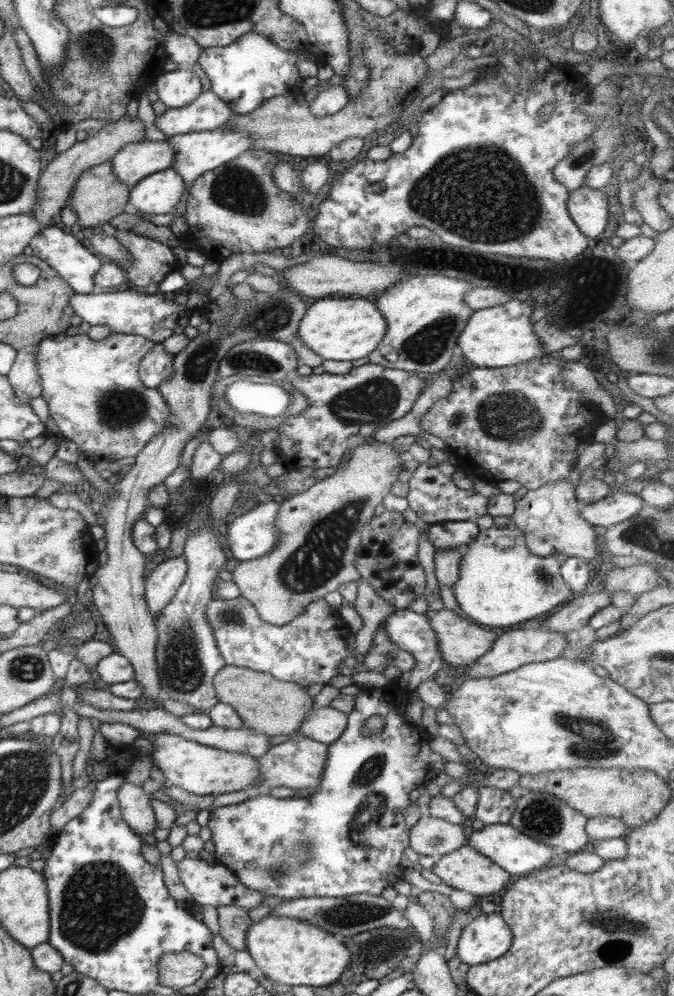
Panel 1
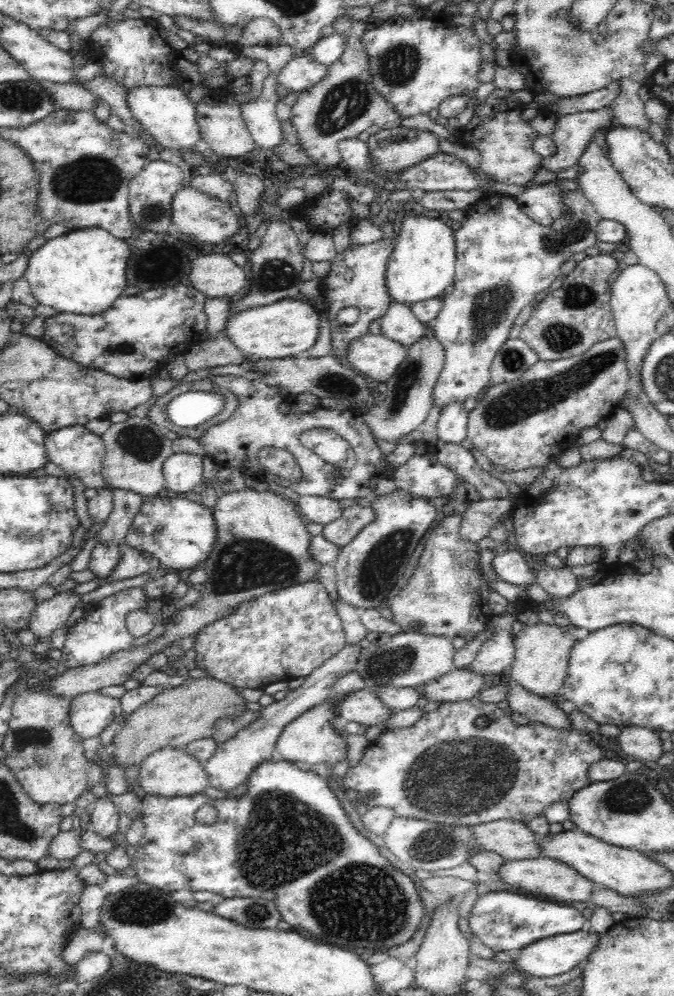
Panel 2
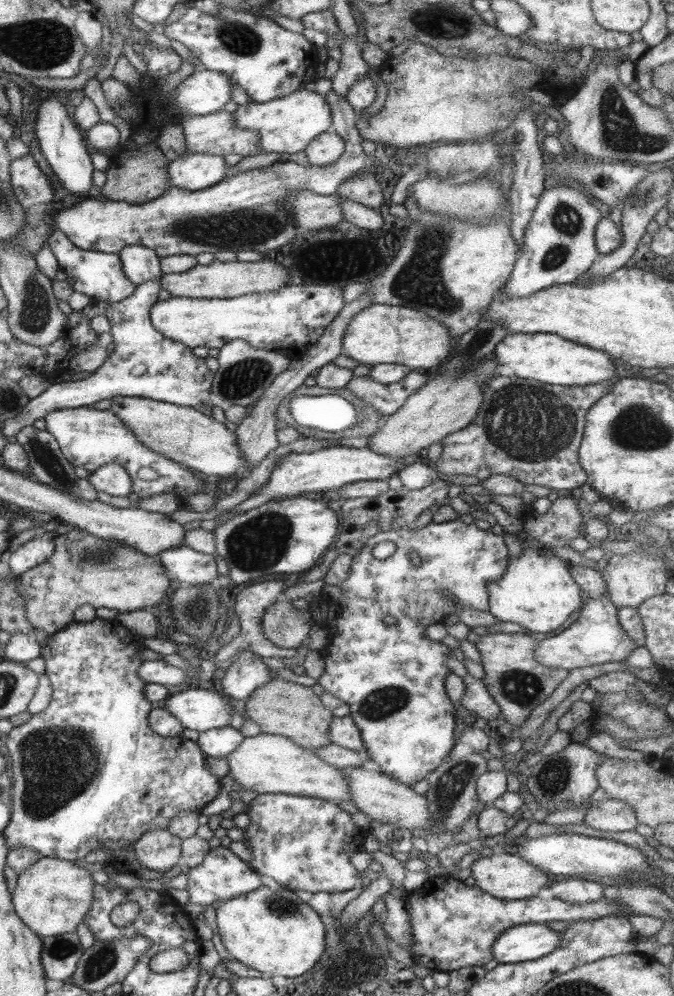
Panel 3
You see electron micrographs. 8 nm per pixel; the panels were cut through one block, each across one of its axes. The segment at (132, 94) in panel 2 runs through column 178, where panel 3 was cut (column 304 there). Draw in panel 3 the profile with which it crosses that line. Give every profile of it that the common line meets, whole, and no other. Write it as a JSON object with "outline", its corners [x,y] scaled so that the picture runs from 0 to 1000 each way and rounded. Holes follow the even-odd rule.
{"outline":[[[454,88],[402,102],[353,105],[346,116],[350,127],[383,134],[386,154],[439,155],[451,151],[473,135],[484,133],[493,122],[493,111],[484,103],[484,96],[457,91]]]}

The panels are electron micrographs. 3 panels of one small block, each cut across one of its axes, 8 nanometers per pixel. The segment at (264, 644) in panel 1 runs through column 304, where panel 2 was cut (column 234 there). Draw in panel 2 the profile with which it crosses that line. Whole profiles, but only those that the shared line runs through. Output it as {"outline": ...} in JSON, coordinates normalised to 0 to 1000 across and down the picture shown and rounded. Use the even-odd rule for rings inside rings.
{"outline":[[[451,584],[356,605],[343,615],[297,633],[286,653],[291,654],[291,671],[309,674],[319,682],[353,692],[392,692],[415,683],[433,687],[447,684],[512,651],[512,642],[507,622],[484,590],[475,584]]]}

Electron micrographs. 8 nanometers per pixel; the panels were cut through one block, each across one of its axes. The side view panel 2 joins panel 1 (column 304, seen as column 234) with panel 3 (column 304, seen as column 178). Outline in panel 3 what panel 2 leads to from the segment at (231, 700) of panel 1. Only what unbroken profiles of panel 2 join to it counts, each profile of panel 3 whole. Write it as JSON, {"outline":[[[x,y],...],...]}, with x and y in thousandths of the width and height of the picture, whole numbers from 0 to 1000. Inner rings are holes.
{"outline":[[[412,678],[393,688],[384,689],[356,708],[364,719],[369,719],[387,731],[389,736],[423,739],[442,749],[467,752],[493,746],[488,729],[497,720],[463,690],[421,683]]]}

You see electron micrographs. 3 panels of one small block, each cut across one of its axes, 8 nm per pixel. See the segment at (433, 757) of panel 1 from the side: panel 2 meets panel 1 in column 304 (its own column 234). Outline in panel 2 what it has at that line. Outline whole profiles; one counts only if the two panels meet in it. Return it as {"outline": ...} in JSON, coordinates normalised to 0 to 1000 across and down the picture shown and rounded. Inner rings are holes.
{"outline":[[[408,758],[404,762],[387,765],[374,773],[364,787],[366,793],[359,799],[344,799],[343,801],[328,803],[310,801],[300,797],[257,801],[214,799],[209,803],[208,820],[215,827],[217,834],[202,848],[202,856],[197,862],[199,867],[202,867],[203,882],[231,893],[252,897],[258,896],[258,894],[276,893],[286,894],[288,896],[309,895],[332,900],[332,902],[383,901],[405,904],[407,908],[412,911],[417,924],[423,924],[430,930],[442,930],[442,932],[466,938],[472,944],[481,944],[484,948],[499,948],[499,950],[507,950],[513,954],[516,952],[522,954],[528,950],[528,946],[549,944],[555,948],[555,952],[573,955],[585,949],[602,946],[614,938],[629,918],[629,911],[626,910],[626,906],[623,906],[614,885],[605,879],[596,877],[593,872],[580,868],[567,860],[567,857],[561,854],[561,850],[528,833],[528,830],[519,826],[510,812],[507,812],[501,801],[496,799],[496,795],[487,791],[487,787],[475,779],[469,779],[466,774],[461,773],[450,774],[433,764],[423,764]],[[306,807],[319,809],[322,813],[320,825],[310,828],[297,826],[286,821],[294,811]]]}

